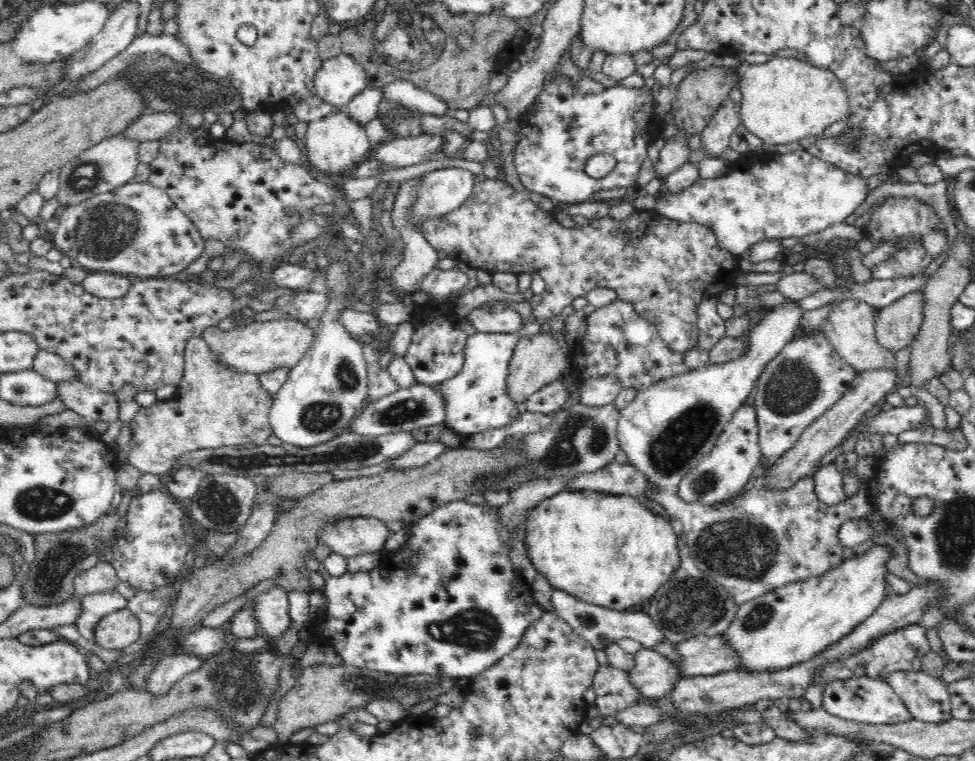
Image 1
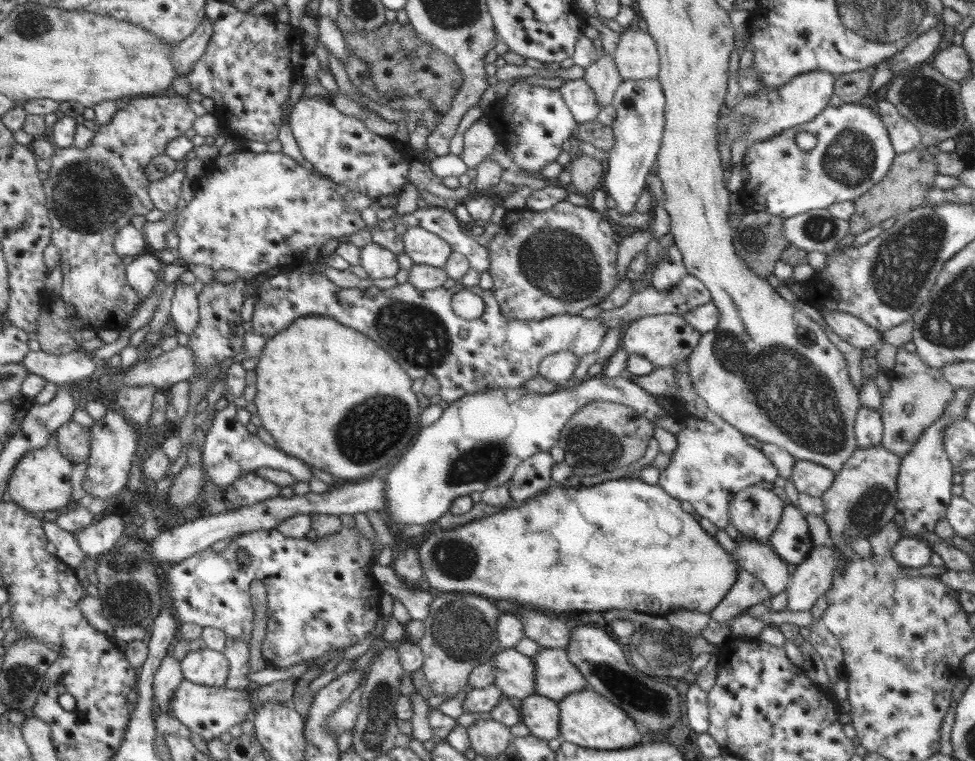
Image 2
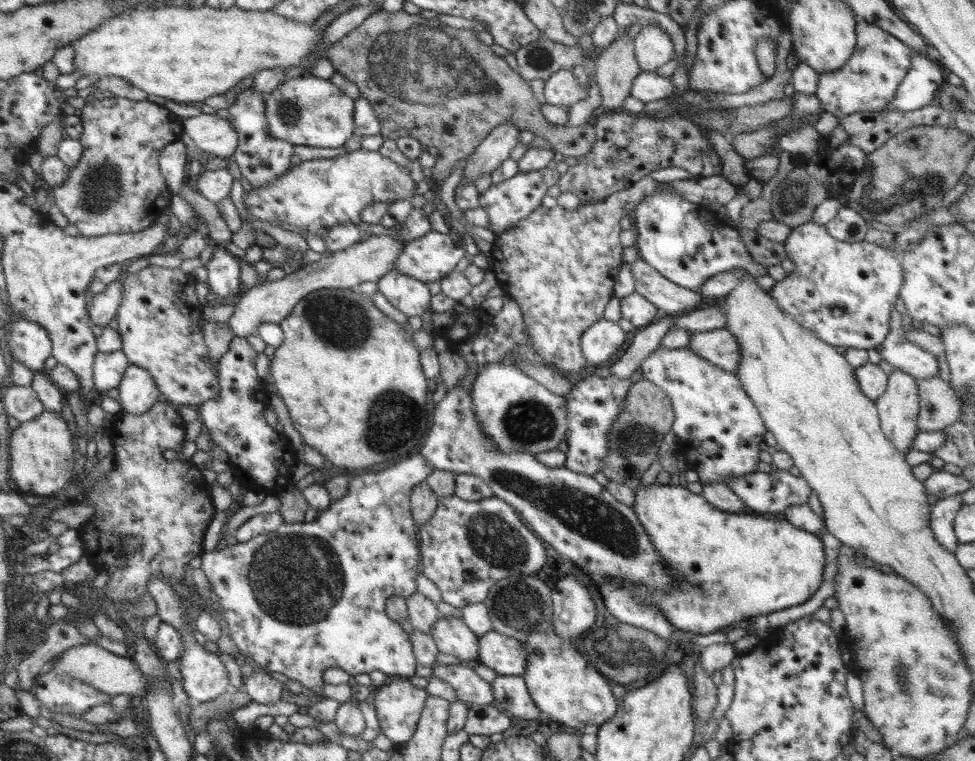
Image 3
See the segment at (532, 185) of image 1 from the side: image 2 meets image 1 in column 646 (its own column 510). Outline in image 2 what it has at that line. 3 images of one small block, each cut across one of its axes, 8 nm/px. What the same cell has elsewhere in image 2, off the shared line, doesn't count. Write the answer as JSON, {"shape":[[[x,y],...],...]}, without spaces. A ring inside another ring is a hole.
{"shape":[[[516,81],[504,99],[496,104],[494,114],[506,111],[509,127],[508,139],[500,143],[506,148],[508,157],[529,175],[537,176],[546,164],[556,161],[563,153],[562,145],[576,134],[580,125],[574,120],[558,89]]]}

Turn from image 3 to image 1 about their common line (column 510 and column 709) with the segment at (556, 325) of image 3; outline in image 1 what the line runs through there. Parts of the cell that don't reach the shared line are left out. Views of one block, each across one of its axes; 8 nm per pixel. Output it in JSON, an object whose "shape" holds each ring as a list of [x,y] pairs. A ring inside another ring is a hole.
{"shape":[[[480,175],[476,176],[475,190],[472,191],[470,198],[464,201],[456,210],[449,212],[448,214],[432,217],[431,219],[425,220],[421,227],[425,240],[437,251],[444,251],[449,254],[449,257],[455,259],[458,262],[465,262],[470,267],[479,270],[481,273],[487,273],[491,275],[495,272],[511,272],[514,274],[532,274],[532,272],[538,272],[545,281],[545,291],[542,295],[532,296],[529,300],[532,308],[532,318],[542,324],[540,332],[552,333],[553,330],[548,324],[546,319],[551,316],[558,316],[562,314],[562,310],[566,306],[570,306],[578,296],[586,297],[586,294],[594,288],[612,288],[617,294],[617,298],[629,302],[635,311],[644,318],[651,321],[652,324],[656,325],[659,335],[662,340],[668,345],[668,348],[675,350],[676,352],[688,352],[690,348],[696,348],[698,344],[698,313],[696,308],[698,304],[704,300],[704,298],[710,298],[712,296],[719,297],[721,292],[724,292],[728,286],[734,286],[734,278],[740,269],[740,256],[734,256],[730,252],[723,250],[720,247],[716,233],[710,229],[710,227],[698,224],[695,222],[682,222],[679,220],[669,219],[665,216],[661,216],[660,213],[656,212],[656,209],[638,210],[632,216],[629,216],[626,220],[616,220],[612,217],[606,217],[601,219],[589,219],[589,224],[586,226],[574,225],[572,228],[566,228],[558,222],[558,219],[552,215],[551,211],[543,210],[538,207],[533,201],[529,199],[529,195],[522,192],[516,192],[504,178],[498,178],[496,180],[488,179],[488,176]]]}

